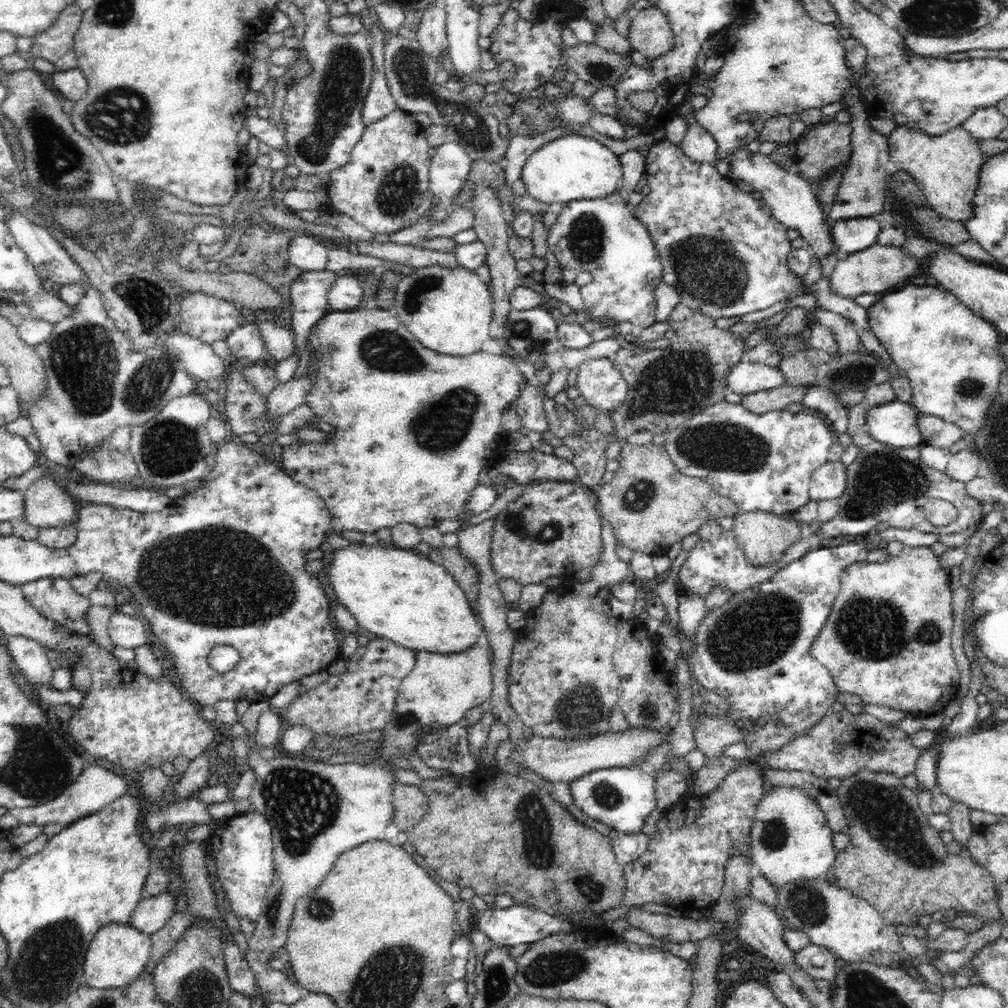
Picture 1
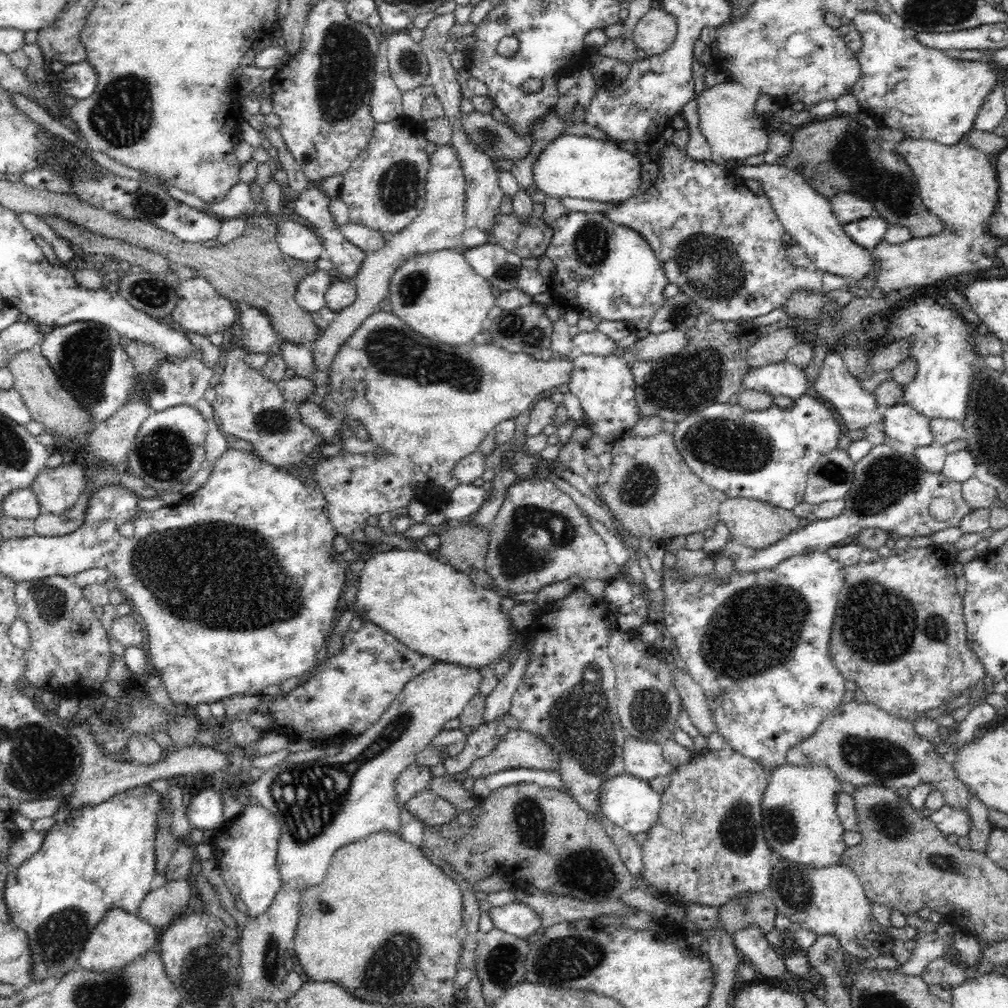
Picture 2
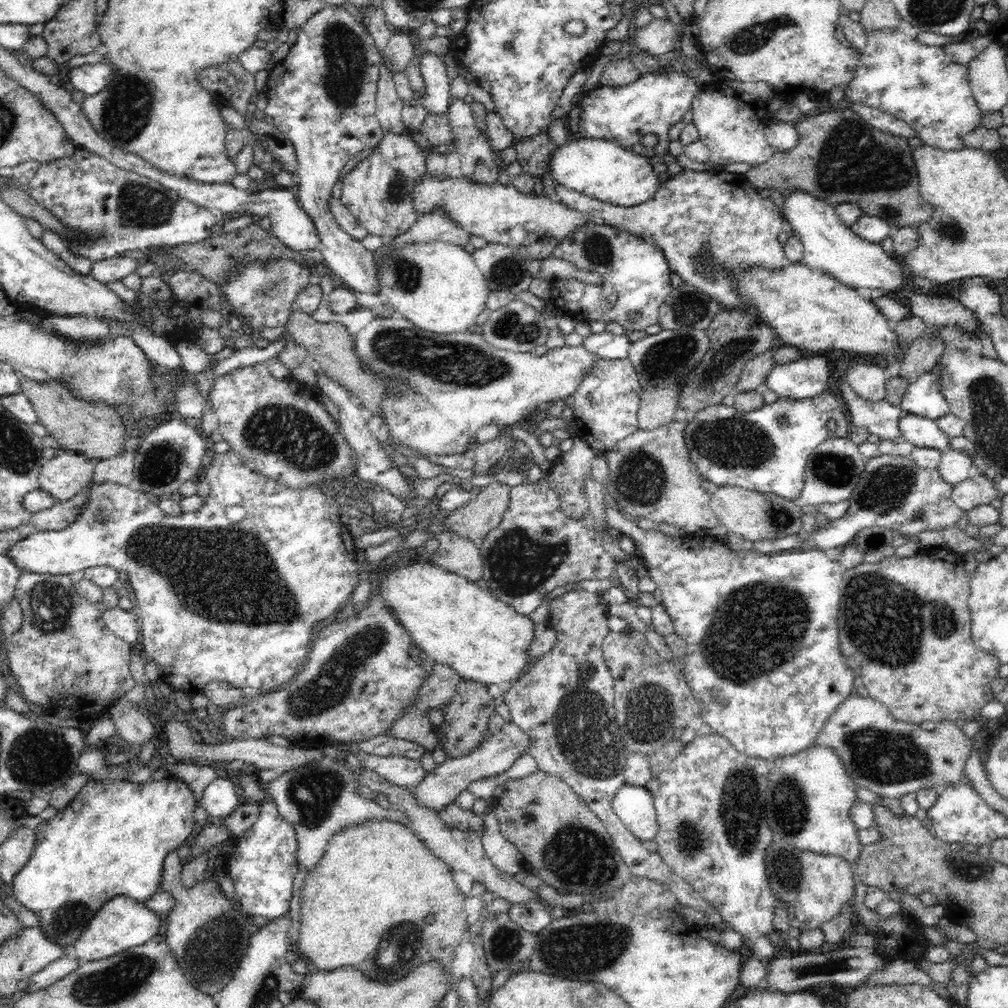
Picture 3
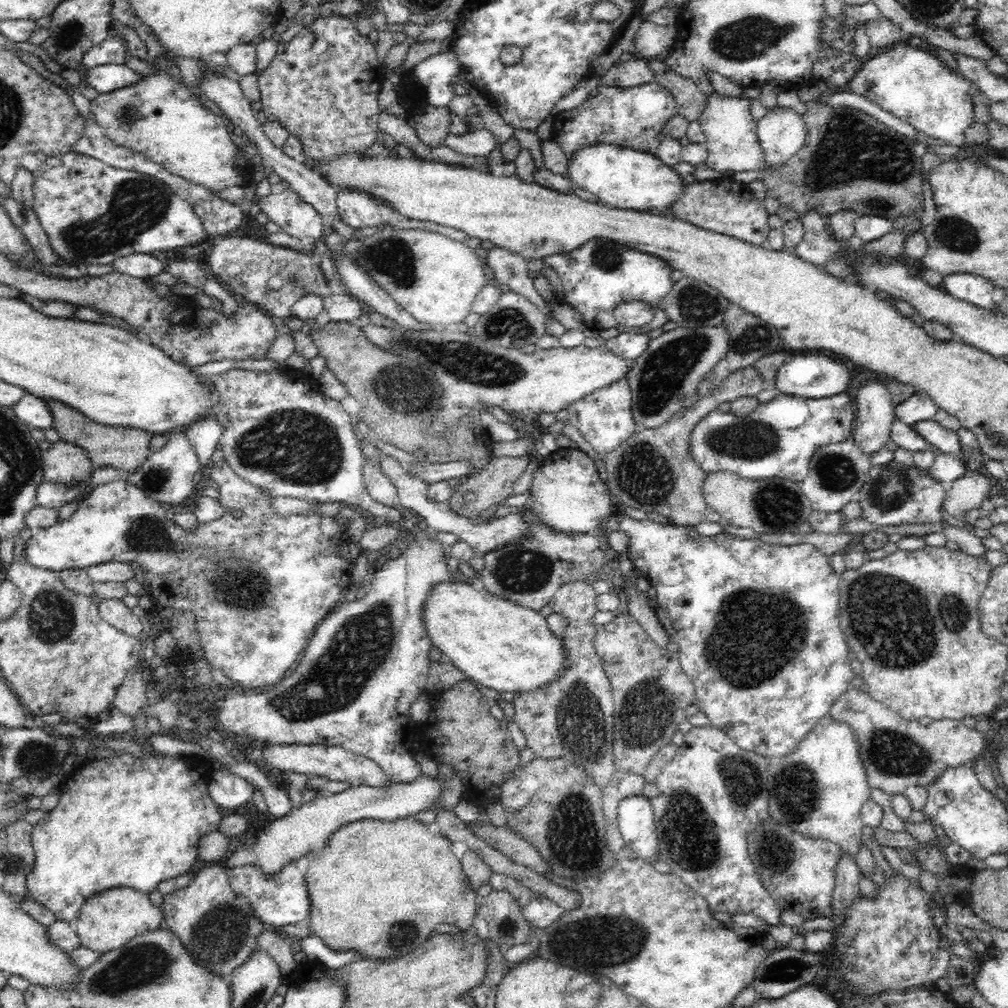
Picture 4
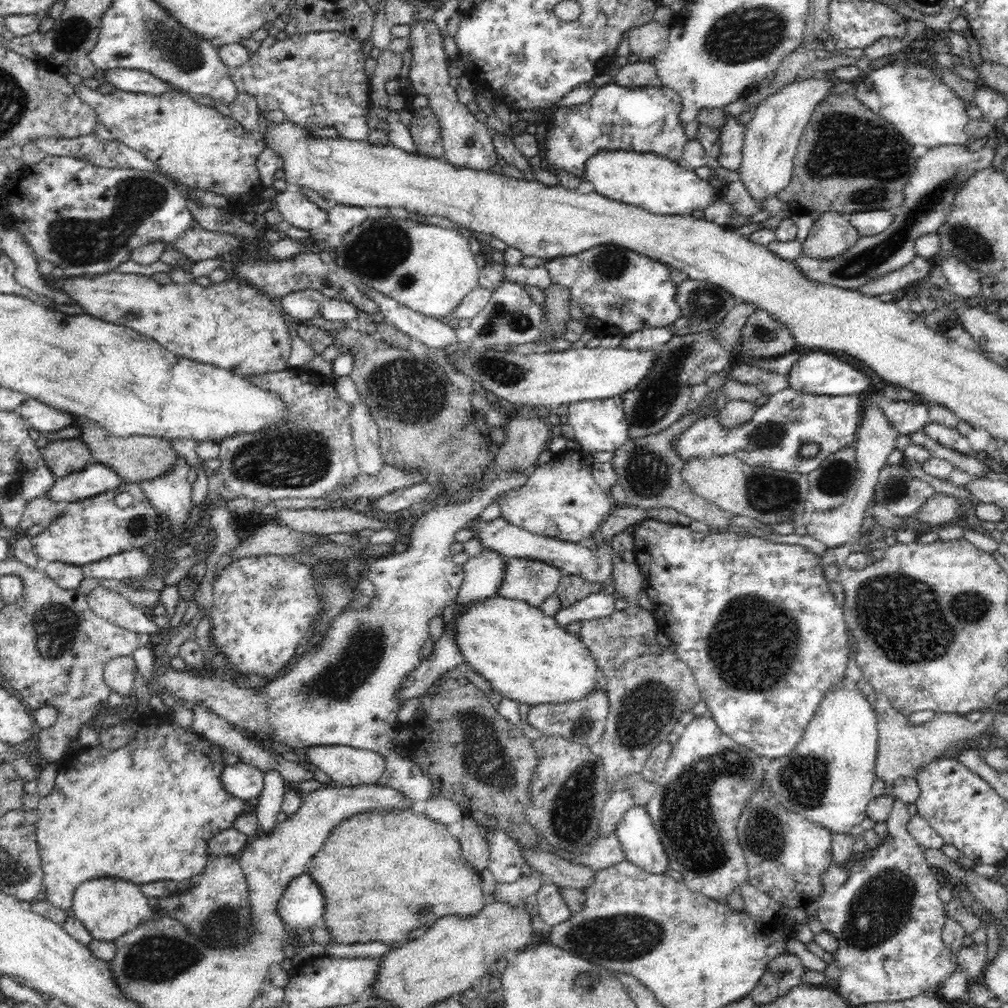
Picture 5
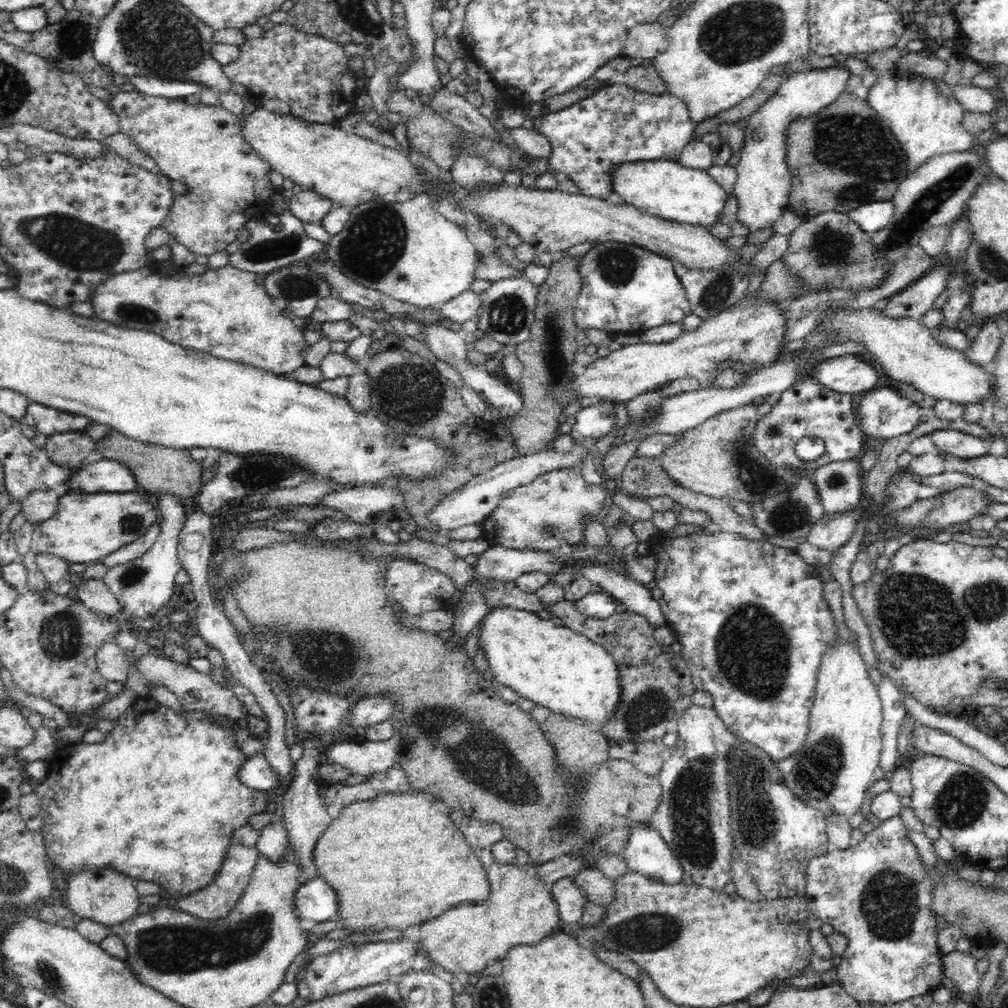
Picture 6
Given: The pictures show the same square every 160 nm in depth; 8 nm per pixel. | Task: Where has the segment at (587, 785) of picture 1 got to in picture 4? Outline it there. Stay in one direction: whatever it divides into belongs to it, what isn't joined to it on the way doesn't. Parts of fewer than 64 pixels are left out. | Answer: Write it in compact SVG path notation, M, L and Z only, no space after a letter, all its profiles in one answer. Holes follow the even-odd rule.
M644 795L623 797L618 803L617 813L619 831L636 859L656 860L659 849L650 799Z

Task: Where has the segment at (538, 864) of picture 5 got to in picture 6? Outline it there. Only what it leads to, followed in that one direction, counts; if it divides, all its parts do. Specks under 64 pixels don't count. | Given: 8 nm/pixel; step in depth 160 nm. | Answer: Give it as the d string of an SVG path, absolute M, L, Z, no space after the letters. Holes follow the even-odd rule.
M580 870L575 876L574 883L586 892L586 897L591 902L604 907L614 902L614 882L598 870Z

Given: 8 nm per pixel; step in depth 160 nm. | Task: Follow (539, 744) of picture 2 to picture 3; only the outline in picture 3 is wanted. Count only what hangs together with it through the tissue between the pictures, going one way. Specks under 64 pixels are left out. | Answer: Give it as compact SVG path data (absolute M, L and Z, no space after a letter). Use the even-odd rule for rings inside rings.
M513 722L504 723L496 734L486 739L484 744L473 750L472 753L458 758L447 758L444 762L437 765L433 771L428 772L422 778L422 782L418 782L418 786L414 786L410 790L410 794L414 796L414 800L418 801L418 804L424 805L424 807L432 809L436 813L441 812L451 802L455 802L455 798L462 791L467 790L470 782L499 775L518 761L522 754L529 752L529 749L530 739L526 736L526 732Z

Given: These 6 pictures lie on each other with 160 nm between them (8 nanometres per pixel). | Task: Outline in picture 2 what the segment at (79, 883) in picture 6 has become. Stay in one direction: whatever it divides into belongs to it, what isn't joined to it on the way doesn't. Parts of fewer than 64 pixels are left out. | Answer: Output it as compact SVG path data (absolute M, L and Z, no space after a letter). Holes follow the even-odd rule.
M121 907L112 909L106 912L105 918L102 918L102 921L87 937L77 960L80 968L96 970L97 972L124 968L134 958L138 958L138 956L142 956L159 946L159 930L146 923L146 920L140 919L136 913L130 914L130 912L122 910Z

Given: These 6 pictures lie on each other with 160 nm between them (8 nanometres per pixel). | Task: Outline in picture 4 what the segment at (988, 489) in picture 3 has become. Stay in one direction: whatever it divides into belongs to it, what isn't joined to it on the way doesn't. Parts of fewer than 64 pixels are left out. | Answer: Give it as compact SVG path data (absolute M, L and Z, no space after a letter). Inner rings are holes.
M981 473L960 477L947 487L946 498L942 502L943 512L945 516L961 517L964 512L979 508L984 500L990 498L990 492L990 477Z

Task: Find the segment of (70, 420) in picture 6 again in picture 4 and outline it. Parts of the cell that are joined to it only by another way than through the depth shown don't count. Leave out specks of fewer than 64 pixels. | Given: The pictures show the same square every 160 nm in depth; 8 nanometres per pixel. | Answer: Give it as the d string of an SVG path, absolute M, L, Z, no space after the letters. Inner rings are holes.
M26 393L25 396L12 406L16 417L25 422L31 429L48 430L53 425L54 415L50 413L47 400Z

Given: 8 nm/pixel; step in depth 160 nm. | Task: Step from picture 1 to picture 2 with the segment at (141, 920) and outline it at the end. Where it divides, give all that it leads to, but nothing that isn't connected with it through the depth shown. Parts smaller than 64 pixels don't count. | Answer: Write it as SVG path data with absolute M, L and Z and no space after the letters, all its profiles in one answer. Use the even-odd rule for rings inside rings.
M190 878L168 882L157 890L151 890L141 902L136 914L160 931L182 916L193 894Z

